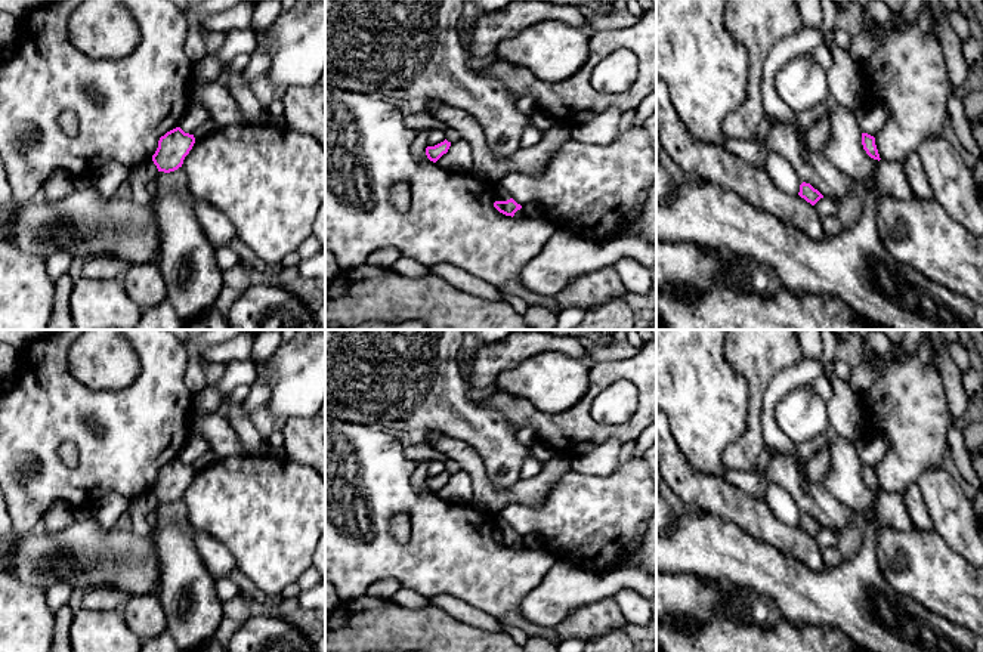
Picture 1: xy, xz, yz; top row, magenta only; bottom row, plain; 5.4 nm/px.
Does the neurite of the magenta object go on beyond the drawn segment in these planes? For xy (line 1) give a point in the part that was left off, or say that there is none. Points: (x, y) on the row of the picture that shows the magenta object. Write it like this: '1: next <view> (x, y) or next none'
1: next none

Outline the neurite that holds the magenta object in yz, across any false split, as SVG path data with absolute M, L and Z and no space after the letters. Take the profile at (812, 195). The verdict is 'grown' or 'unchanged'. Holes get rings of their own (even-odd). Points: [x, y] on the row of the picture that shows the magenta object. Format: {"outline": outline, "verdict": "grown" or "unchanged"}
{"outline": "M806 182L800 185L798 195L812 206L814 206L820 198L823 198L823 195L817 189L814 189L810 183Z", "verdict": "unchanged"}

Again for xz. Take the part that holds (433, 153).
{"outline": "M446 139L435 146L427 146L426 148L426 155L430 161L436 163L443 154L448 152L451 146L451 142L448 142Z", "verdict": "unchanged"}

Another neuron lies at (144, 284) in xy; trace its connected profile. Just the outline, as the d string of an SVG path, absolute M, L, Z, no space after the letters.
M155 260L129 266L121 276L126 294L142 309L167 300L167 288Z

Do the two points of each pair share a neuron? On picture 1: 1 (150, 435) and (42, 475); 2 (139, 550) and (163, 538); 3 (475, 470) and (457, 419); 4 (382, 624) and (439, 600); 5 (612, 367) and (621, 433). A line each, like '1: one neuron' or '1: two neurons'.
1: one neuron
2: two neurons
3: two neurons
4: two neurons
5: one neuron

